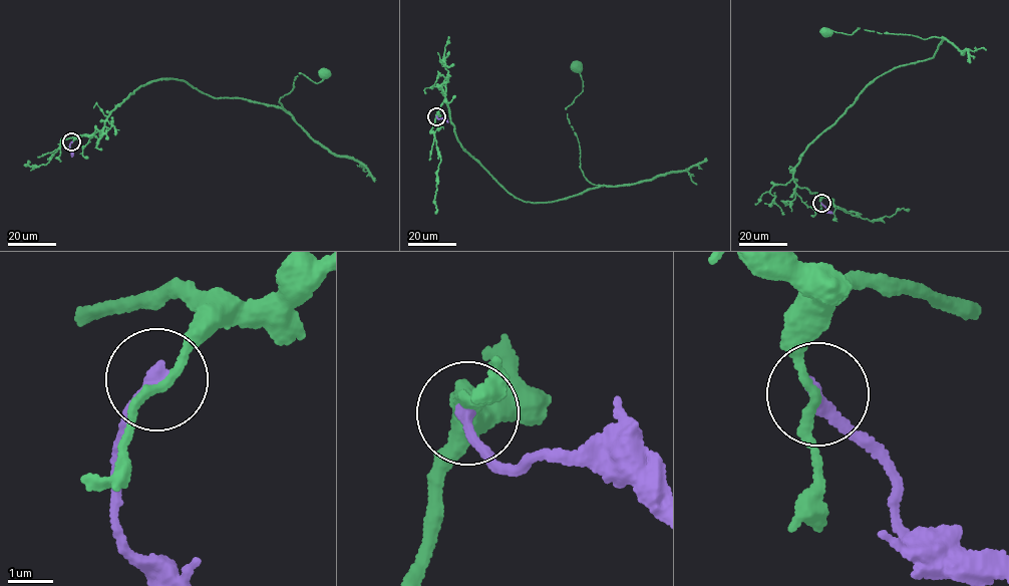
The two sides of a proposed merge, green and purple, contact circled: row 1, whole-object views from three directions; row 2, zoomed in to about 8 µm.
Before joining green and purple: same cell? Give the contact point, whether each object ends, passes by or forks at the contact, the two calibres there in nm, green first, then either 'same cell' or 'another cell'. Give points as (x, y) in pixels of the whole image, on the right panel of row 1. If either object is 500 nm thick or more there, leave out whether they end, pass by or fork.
at (821, 203); green passes by; purple ends there; 180 nm thick on the green side, 280 nm on the other; another cell

